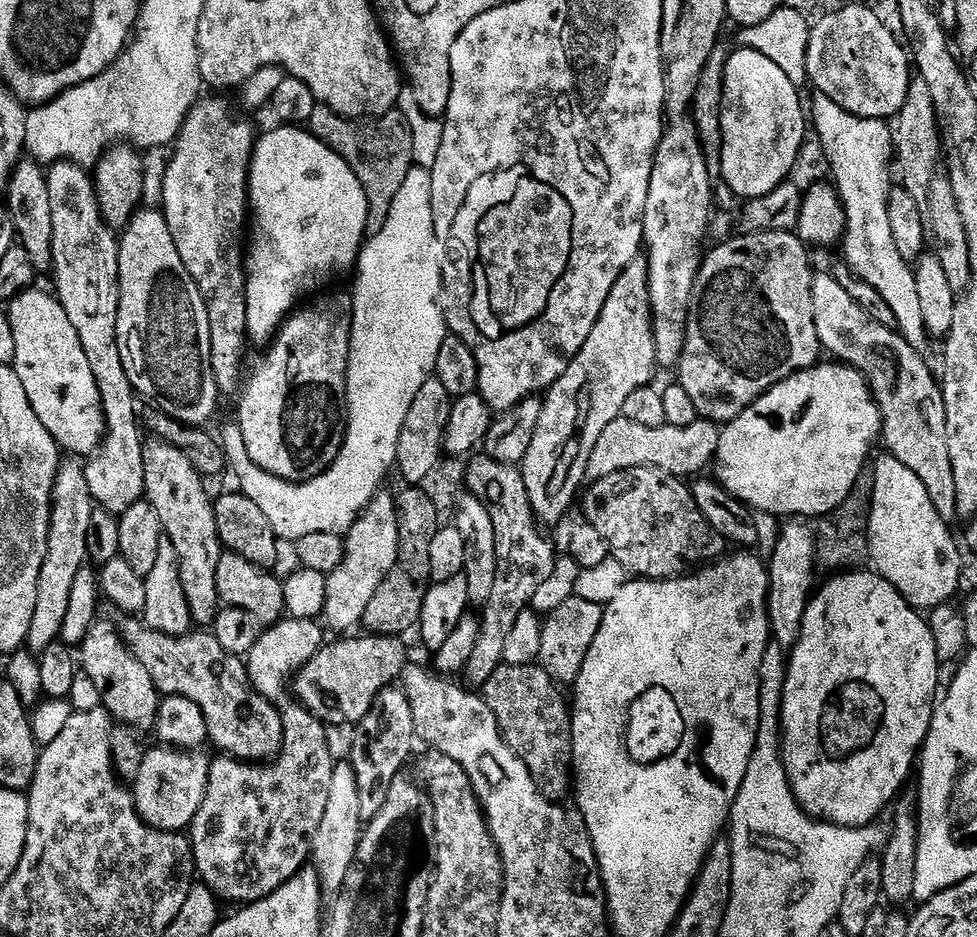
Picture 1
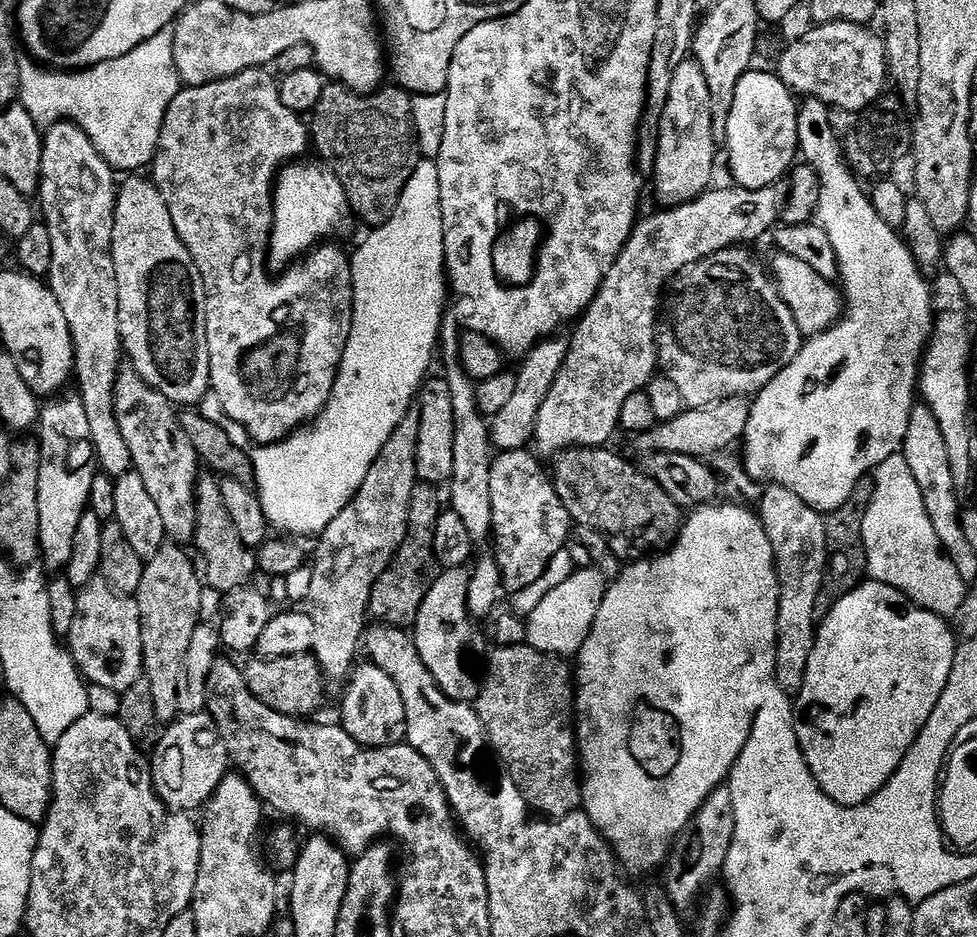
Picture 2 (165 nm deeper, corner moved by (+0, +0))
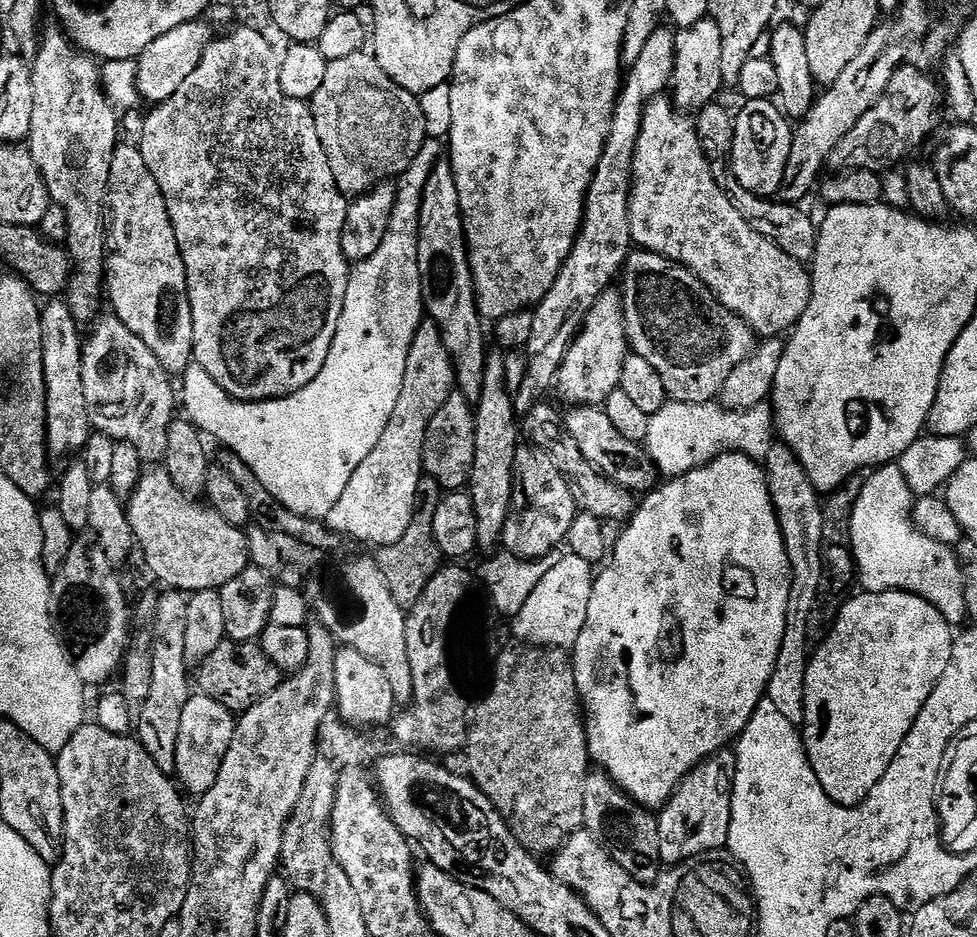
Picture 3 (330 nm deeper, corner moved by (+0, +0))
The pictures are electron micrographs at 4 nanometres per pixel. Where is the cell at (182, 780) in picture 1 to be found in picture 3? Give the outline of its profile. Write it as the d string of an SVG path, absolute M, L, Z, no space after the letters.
M203 694L189 695L186 710L182 710L175 771L179 783L185 789L188 787L190 791L196 792L195 794L203 794L210 790L210 786L214 786L218 770L222 770L226 750L230 750L230 742L236 733L236 721L237 717L232 711L214 698Z

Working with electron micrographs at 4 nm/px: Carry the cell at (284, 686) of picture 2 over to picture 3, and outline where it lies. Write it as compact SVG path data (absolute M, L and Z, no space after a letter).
M225 639L204 661L198 665L200 672L199 691L226 706L233 714L250 710L266 694L274 694L282 682L280 667L260 649L259 643Z

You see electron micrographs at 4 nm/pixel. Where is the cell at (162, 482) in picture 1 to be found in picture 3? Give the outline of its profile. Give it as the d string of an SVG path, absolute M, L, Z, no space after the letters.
M112 314L106 316L91 325L92 333L89 336L87 333L82 344L82 386L86 390L88 417L95 431L104 432L117 442L133 444L145 462L152 466L159 465L166 454L168 431L178 412L177 389L176 392L172 389L168 381L171 380L170 373L164 369L162 362L158 362L158 358L154 358L154 350L150 350L150 346L146 346L146 342L142 342L142 338L138 338L130 326L126 326L126 322Z

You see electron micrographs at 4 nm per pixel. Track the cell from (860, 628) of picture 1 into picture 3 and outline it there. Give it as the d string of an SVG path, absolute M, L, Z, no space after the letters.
M864 592L859 595L839 605L834 616L832 633L811 653L806 670L805 720L802 725L804 754L808 757L818 782L822 782L822 790L826 790L826 794L835 804L847 808L863 802L870 794L870 790L874 790L874 786L882 782L882 774L890 770L890 762L894 762L898 750L902 750L902 742L906 742L906 734L910 734L918 714L922 714L926 698L934 694L934 686L938 686L942 674L946 674L946 666L950 666L950 654L954 643L953 625L948 624L944 615L934 606L930 606L930 602L909 592Z

